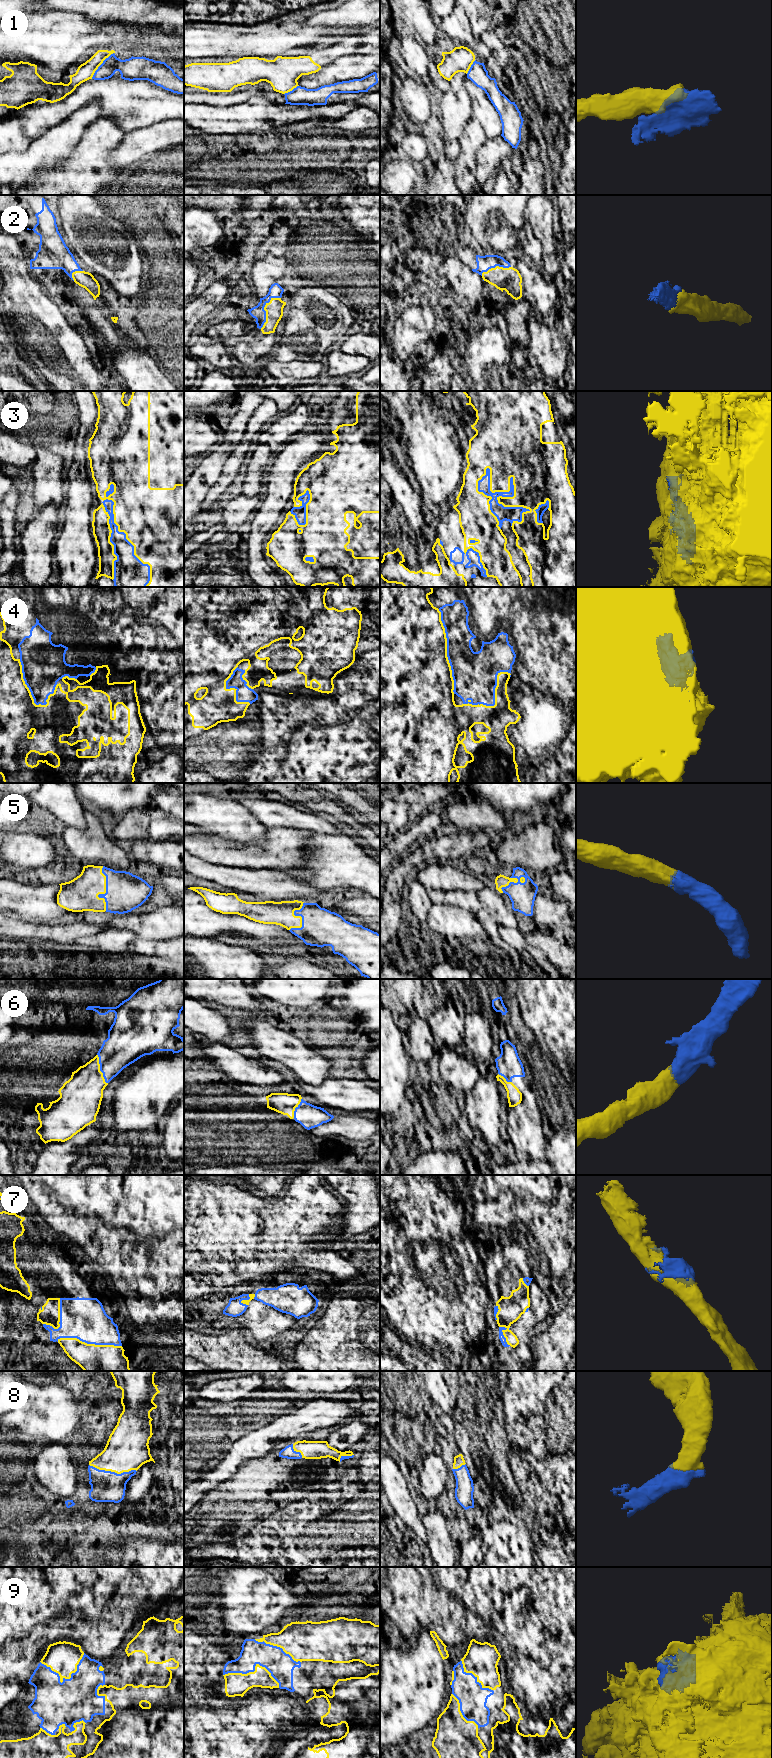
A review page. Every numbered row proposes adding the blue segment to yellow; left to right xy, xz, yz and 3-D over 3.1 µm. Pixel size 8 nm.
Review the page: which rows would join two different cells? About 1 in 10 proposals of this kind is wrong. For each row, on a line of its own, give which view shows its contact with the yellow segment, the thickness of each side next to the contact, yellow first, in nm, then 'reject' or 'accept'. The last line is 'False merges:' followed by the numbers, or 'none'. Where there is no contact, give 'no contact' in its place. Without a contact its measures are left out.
1: xy | 140/180 nm | reject
2: xz | 140/110 nm | accept
3: yz | 440/120 nm | accept
4: yz | 500/300 nm | accept
5: xy | 280/300 nm | accept
6: xy | 320/280 nm | accept
7: xy | 360/340 nm | accept
8: xy | 340/260 nm | accept
9: xy | 260/340 nm | accept
False merges: 1

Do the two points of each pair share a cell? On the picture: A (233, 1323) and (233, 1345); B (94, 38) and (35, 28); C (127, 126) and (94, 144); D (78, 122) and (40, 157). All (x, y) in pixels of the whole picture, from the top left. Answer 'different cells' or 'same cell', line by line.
A: different cells
B: same cell
C: different cells
D: same cell

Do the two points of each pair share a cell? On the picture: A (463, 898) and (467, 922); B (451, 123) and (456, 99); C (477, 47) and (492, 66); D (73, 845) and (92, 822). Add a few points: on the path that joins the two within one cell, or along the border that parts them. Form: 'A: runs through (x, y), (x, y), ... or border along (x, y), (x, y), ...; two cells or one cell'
A: border along (442, 903), (466, 908), (482, 925); two cells
B: runs through (454, 117), (455, 105); one cell
C: border along (479, 38), (489, 50), (489, 56), (484, 61); two cells
D: runs through (79, 839), (90, 828); one cell

